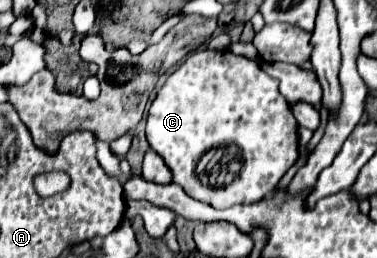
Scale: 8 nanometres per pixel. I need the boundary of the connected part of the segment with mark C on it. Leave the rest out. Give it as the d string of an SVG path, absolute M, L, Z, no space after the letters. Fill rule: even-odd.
M197 51L187 57L169 75L147 117L147 141L159 153L173 173L173 183L181 185L187 195L215 209L229 209L239 203L257 203L271 195L285 171L297 161L297 121L291 115L287 99L279 95L279 83L271 79L259 63L223 51Z

